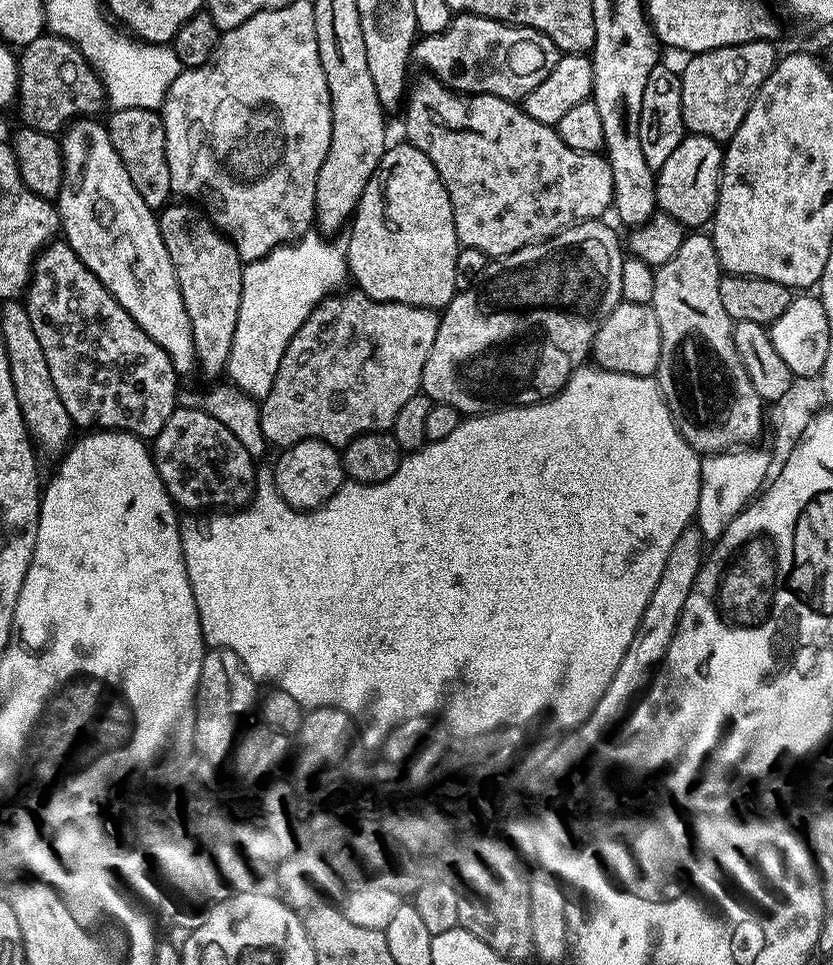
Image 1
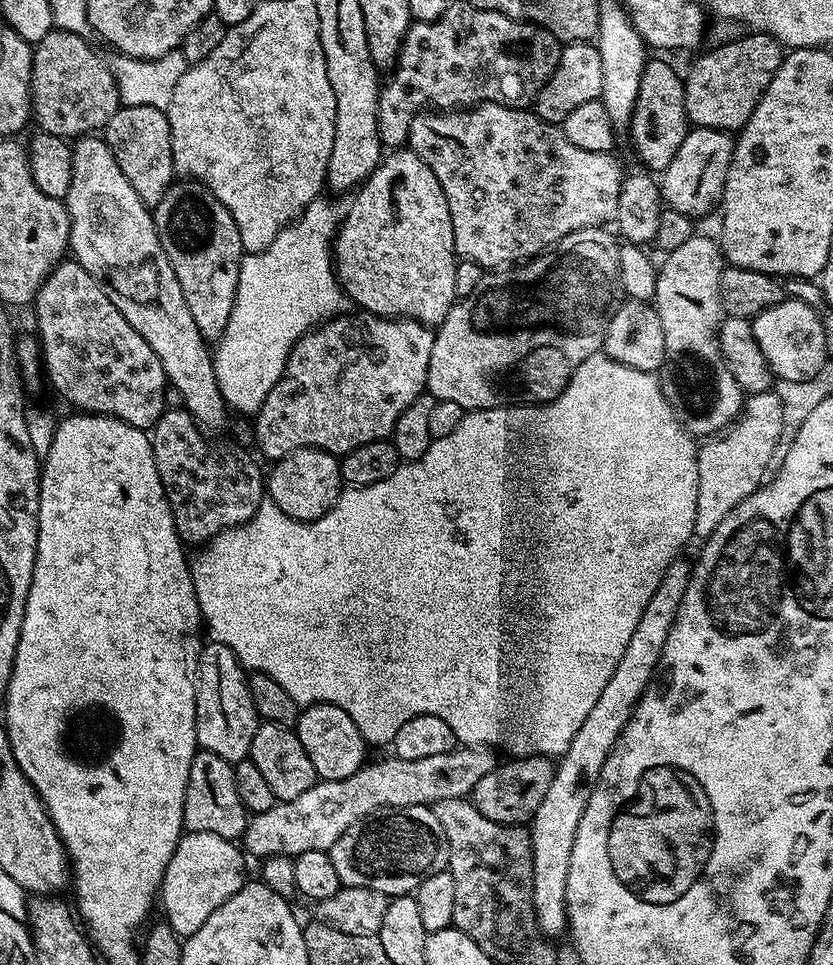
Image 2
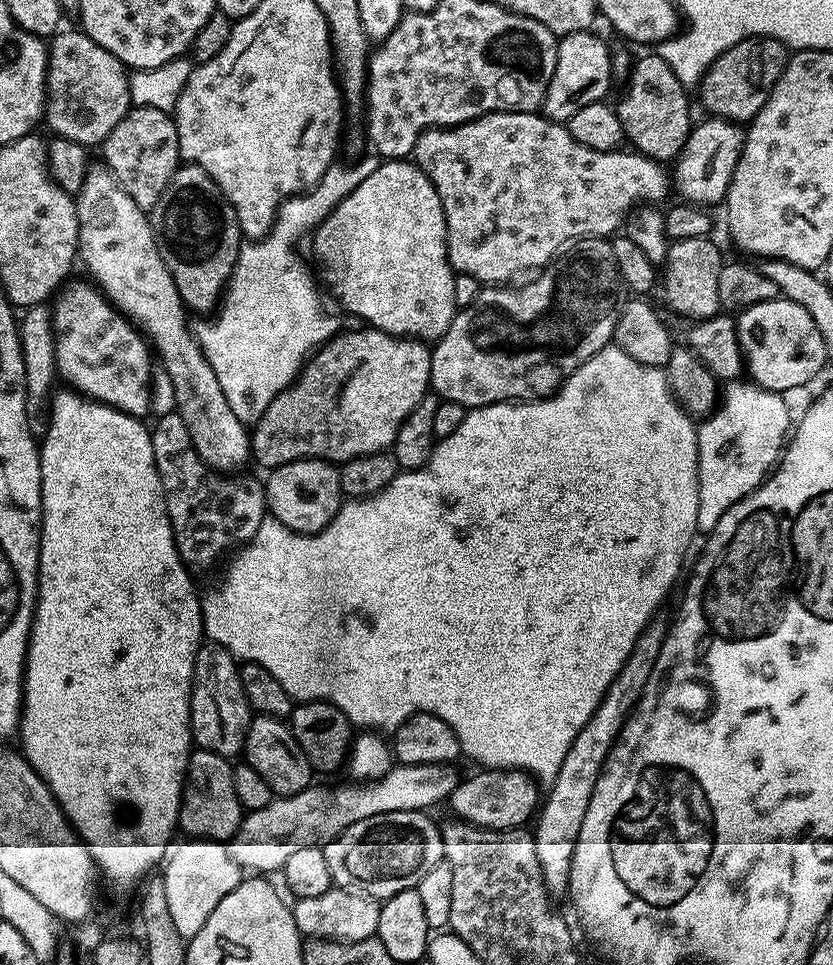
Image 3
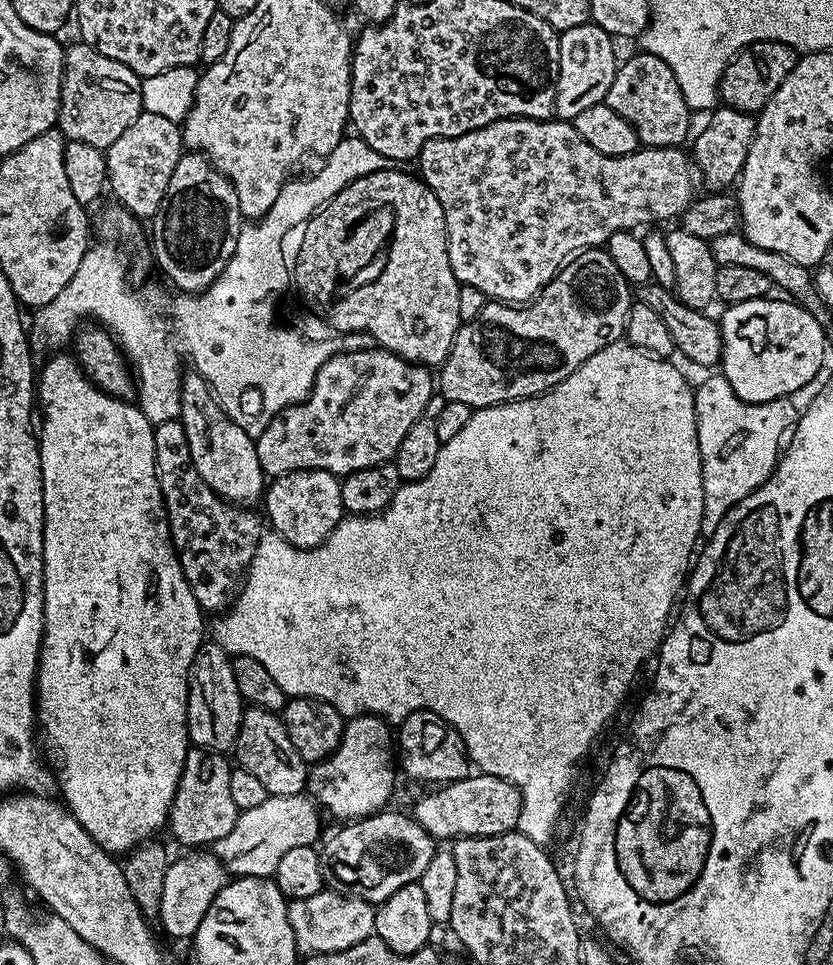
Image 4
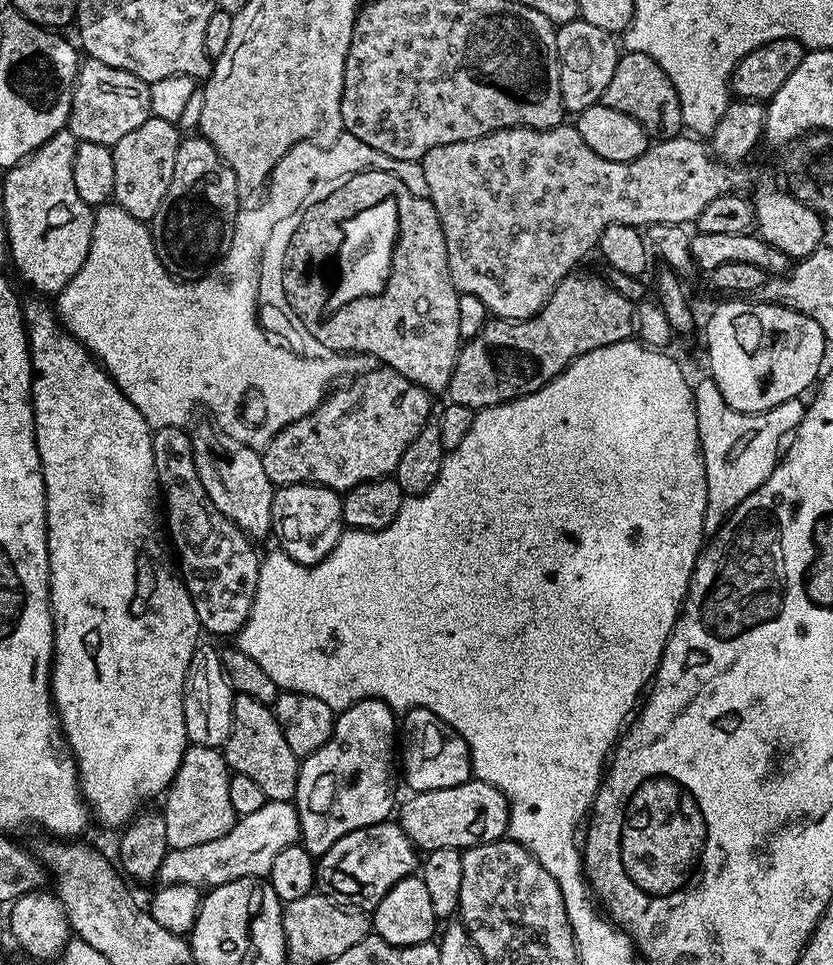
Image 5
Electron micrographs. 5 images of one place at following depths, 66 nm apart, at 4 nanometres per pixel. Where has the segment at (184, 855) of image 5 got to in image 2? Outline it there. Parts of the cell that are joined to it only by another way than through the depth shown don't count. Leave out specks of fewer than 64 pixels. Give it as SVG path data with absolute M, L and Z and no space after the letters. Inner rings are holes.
M457 746L446 754L434 754L430 758L389 758L373 764L371 761L350 774L350 778L317 779L306 794L298 794L293 800L281 800L270 810L255 813L244 831L243 847L259 858L295 858L306 850L327 852L354 822L374 814L379 808L418 808L431 806L444 798L471 797L474 786L496 768L496 756L497 753L487 746Z

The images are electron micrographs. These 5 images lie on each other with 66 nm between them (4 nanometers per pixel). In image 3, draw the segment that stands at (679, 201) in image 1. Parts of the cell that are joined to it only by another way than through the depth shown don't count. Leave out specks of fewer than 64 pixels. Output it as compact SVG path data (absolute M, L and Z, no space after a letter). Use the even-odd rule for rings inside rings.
M709 115L693 127L686 138L686 146L674 161L674 188L680 191L679 199L690 204L713 206L725 199L728 187L738 166L740 151L744 145L746 131L743 123L724 120L720 116Z

